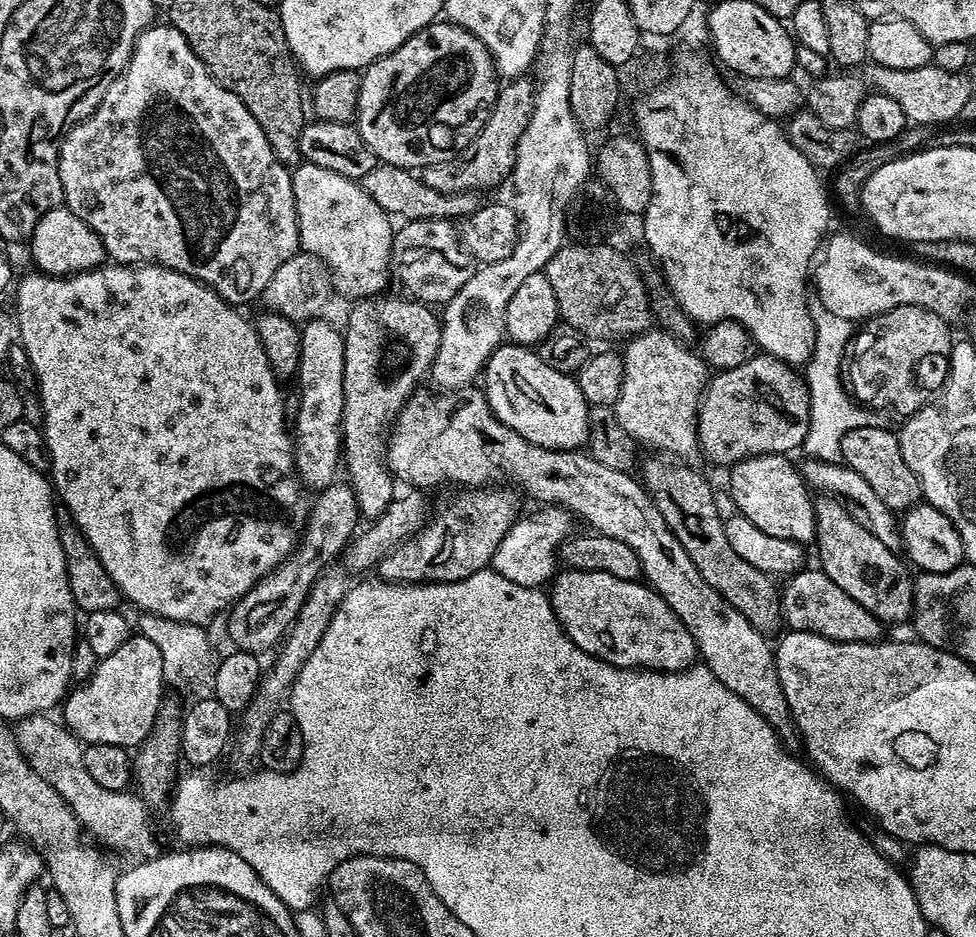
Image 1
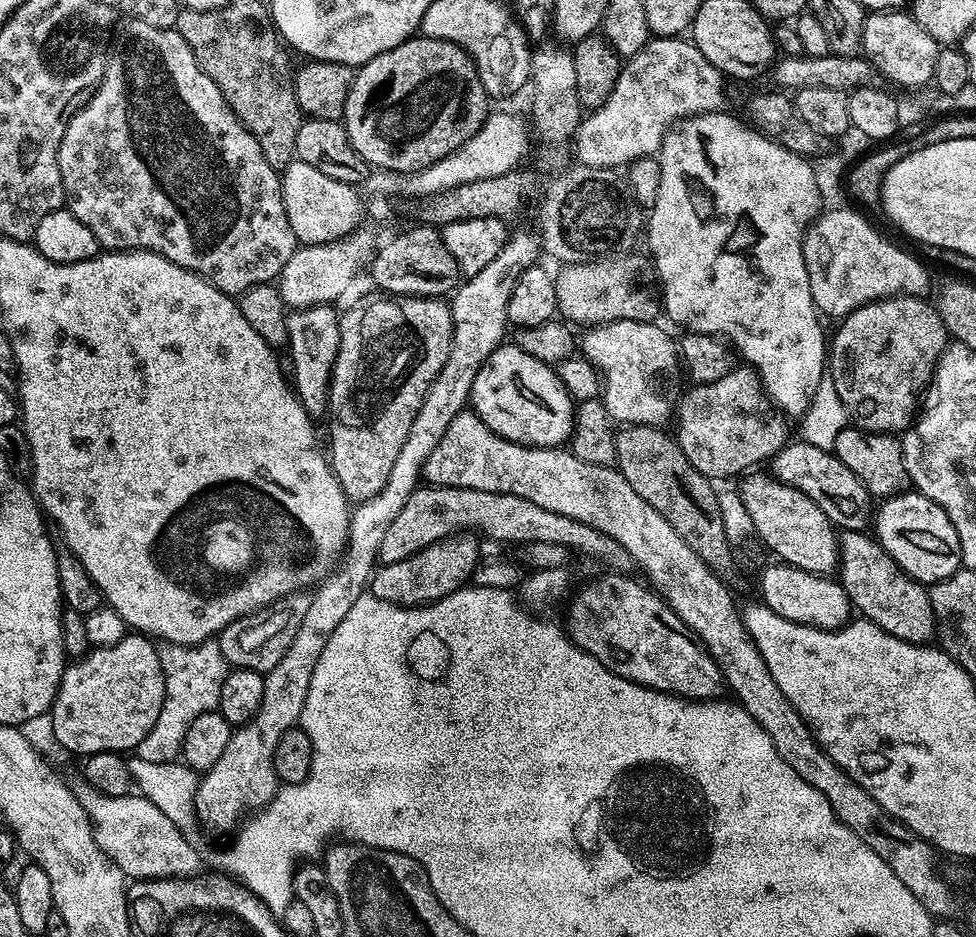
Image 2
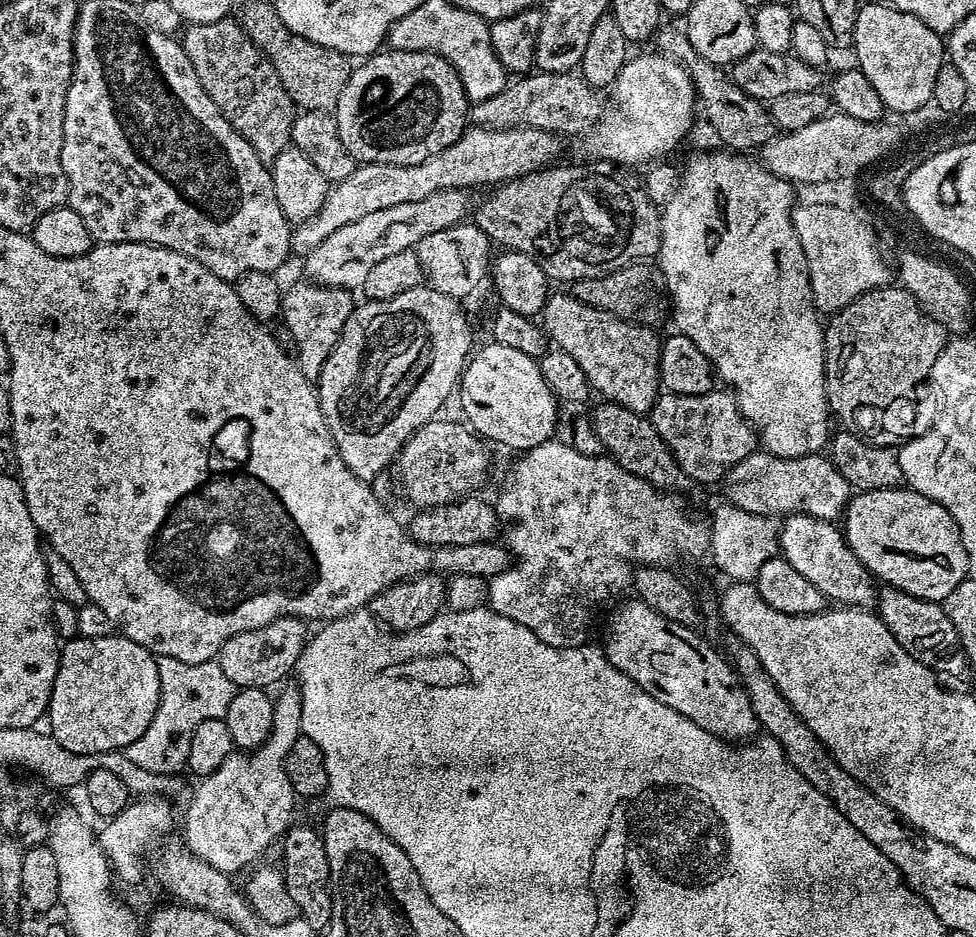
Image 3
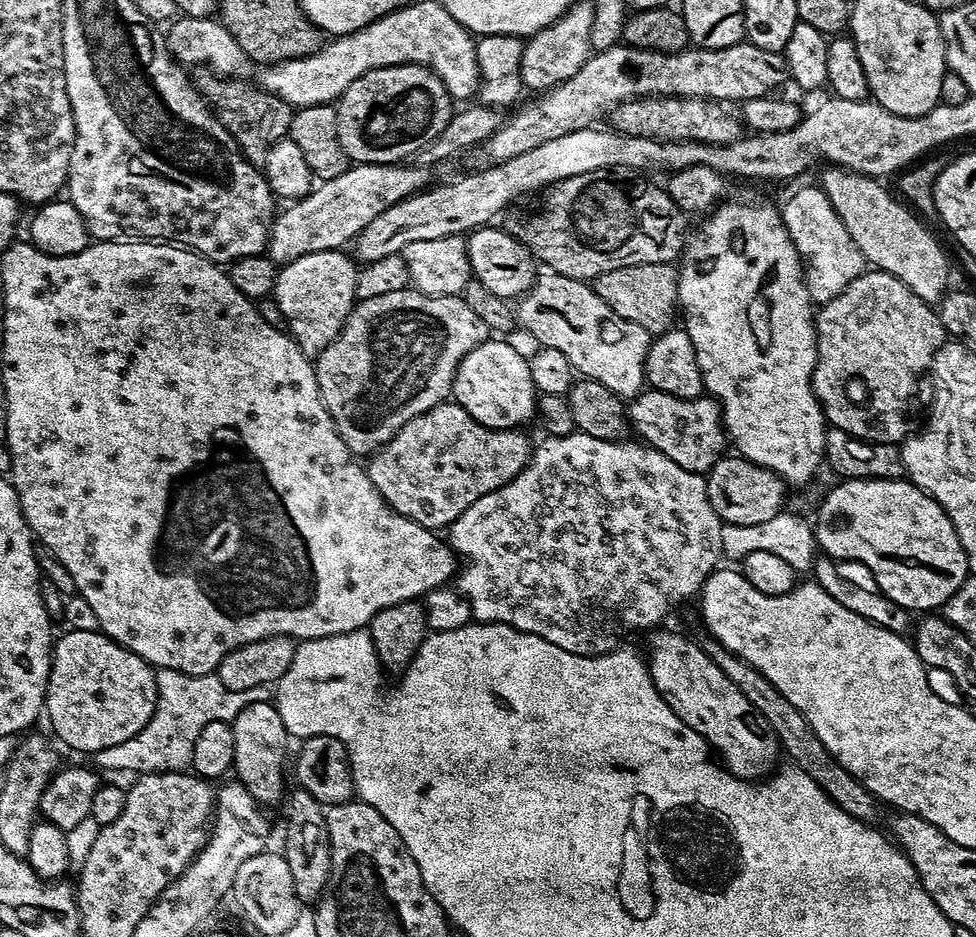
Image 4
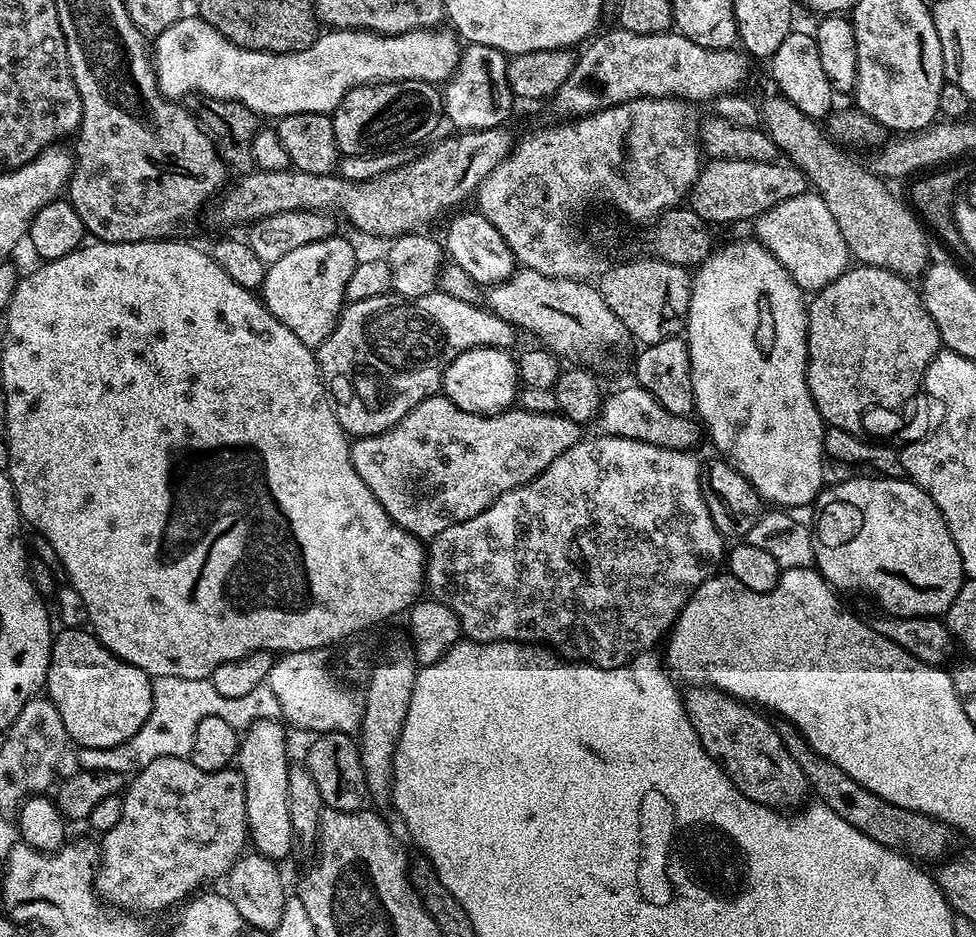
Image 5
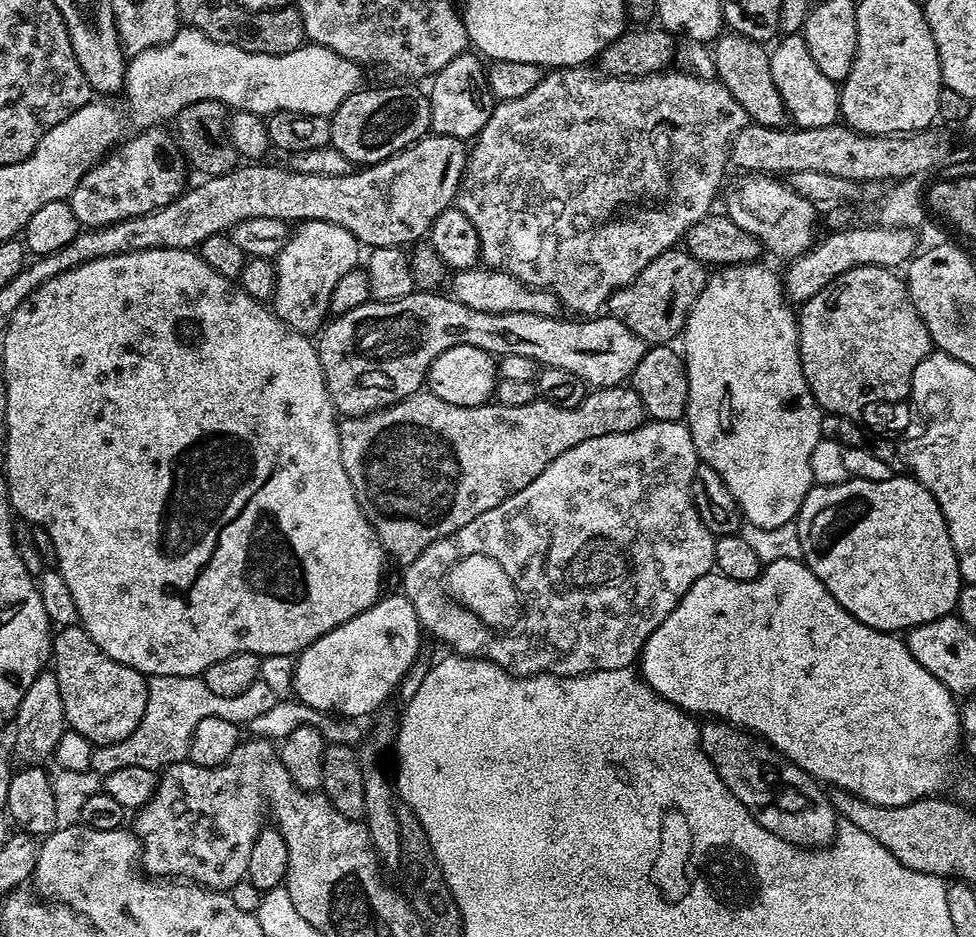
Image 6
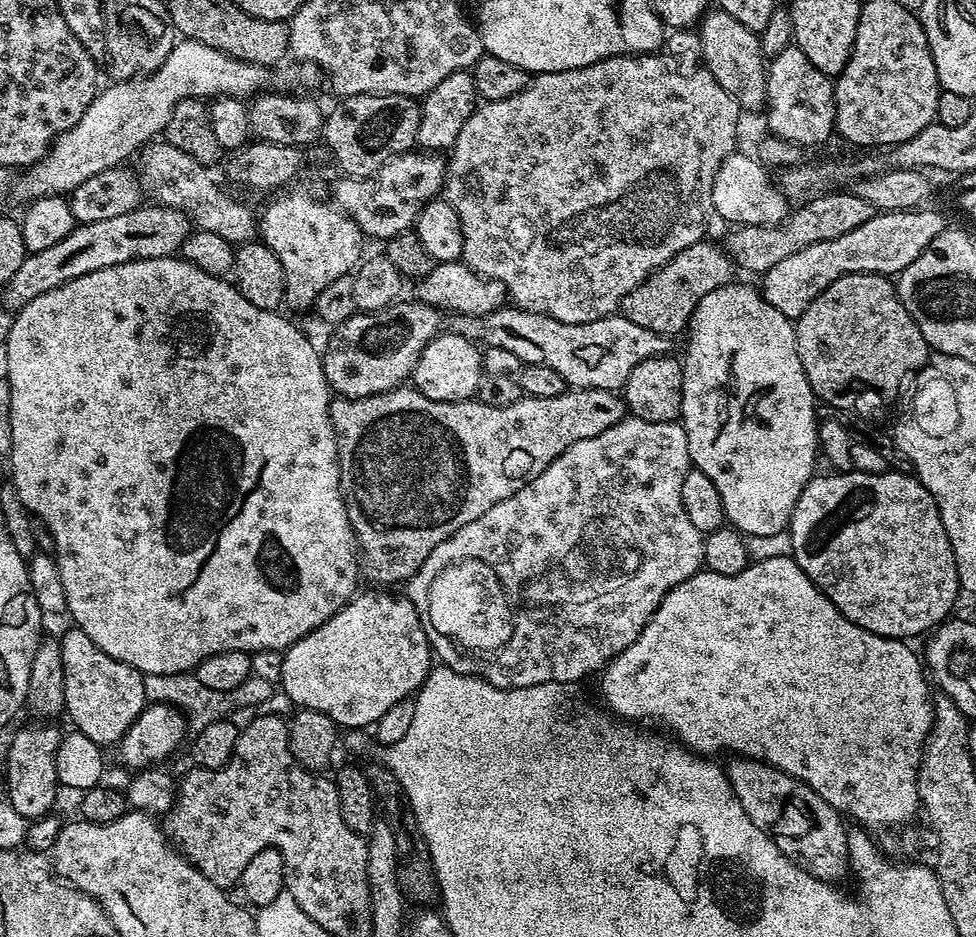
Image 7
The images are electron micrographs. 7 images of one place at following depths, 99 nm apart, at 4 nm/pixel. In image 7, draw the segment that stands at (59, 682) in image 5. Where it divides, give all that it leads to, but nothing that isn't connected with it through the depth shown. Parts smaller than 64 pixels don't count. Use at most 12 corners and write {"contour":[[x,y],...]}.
{"contour":[[75,626],[59,637],[71,727],[119,745],[144,673]]}

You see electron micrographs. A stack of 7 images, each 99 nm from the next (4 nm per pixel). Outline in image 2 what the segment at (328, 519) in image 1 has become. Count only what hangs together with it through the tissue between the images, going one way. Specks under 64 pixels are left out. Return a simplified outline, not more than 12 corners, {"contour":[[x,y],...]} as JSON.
{"contour":[[307,591],[230,622],[218,637],[229,665],[261,674],[290,650]]}

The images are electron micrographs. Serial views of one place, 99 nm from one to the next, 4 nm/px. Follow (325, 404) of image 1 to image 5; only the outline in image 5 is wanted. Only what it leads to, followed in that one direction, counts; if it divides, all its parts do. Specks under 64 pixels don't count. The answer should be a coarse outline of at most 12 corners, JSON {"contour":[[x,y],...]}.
{"contour":[[340,234],[268,265],[264,306],[308,348],[346,307]]}

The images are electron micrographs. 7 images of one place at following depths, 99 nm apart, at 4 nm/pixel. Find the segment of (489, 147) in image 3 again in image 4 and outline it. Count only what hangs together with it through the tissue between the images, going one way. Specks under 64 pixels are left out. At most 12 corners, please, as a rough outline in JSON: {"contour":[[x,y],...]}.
{"contour":[[353,163],[277,211],[278,266],[340,250],[429,169]]}

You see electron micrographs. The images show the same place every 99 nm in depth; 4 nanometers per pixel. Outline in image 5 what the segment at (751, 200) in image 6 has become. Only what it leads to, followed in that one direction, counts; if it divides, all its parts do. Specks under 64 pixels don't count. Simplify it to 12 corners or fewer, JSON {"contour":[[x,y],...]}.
{"contour":[[809,190],[756,217],[755,239],[805,294],[850,267],[826,202]]}

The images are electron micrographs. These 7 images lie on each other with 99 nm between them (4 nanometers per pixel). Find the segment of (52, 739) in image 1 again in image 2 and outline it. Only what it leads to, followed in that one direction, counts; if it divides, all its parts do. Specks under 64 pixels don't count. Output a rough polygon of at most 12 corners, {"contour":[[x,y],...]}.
{"contour":[[78,788],[94,842],[137,880],[192,878],[191,839],[139,794]]}

